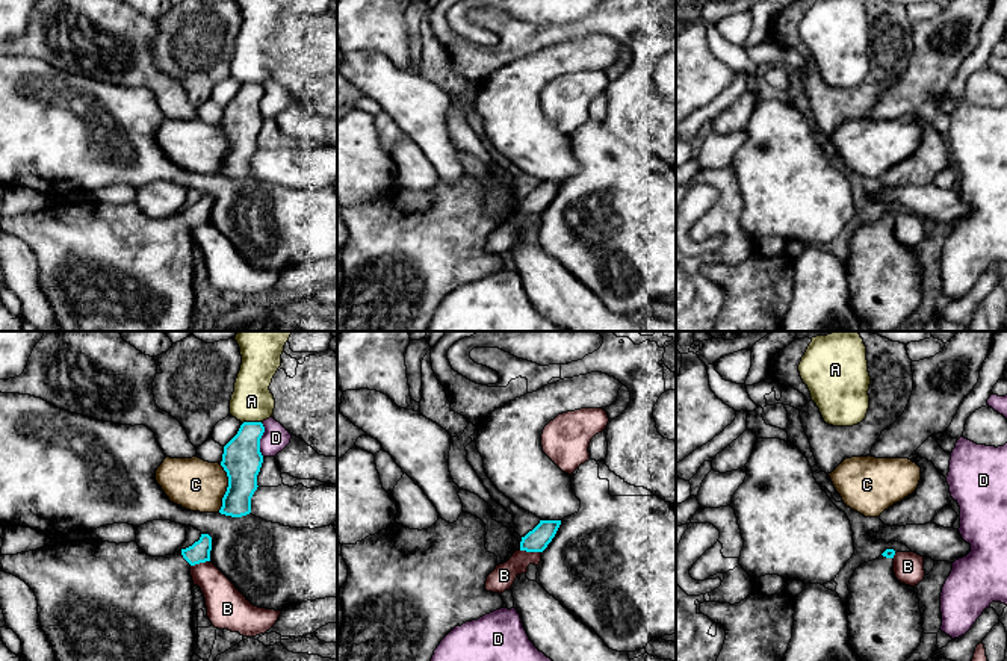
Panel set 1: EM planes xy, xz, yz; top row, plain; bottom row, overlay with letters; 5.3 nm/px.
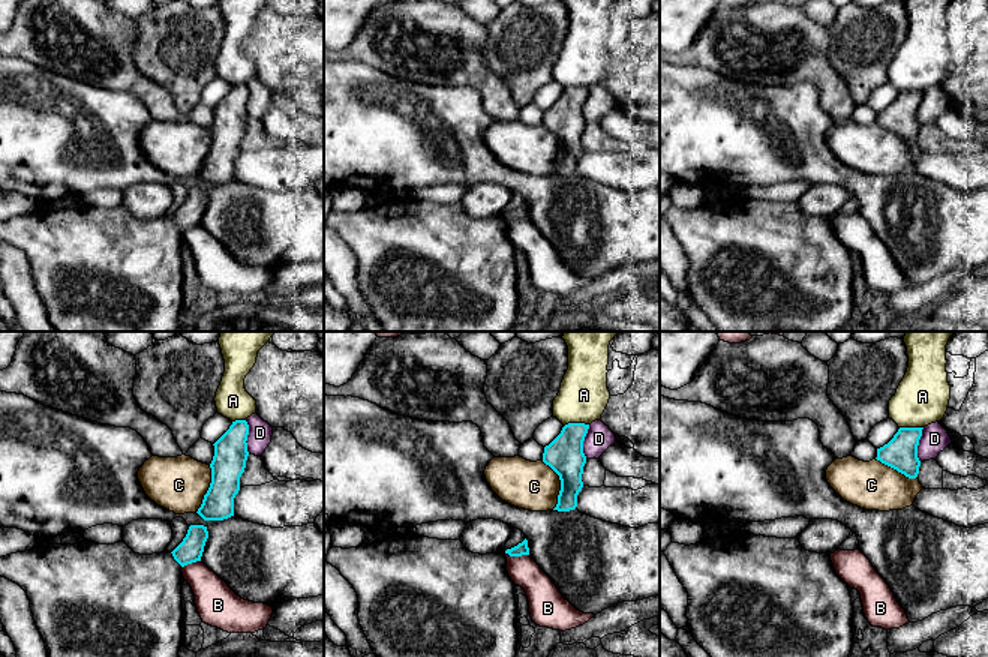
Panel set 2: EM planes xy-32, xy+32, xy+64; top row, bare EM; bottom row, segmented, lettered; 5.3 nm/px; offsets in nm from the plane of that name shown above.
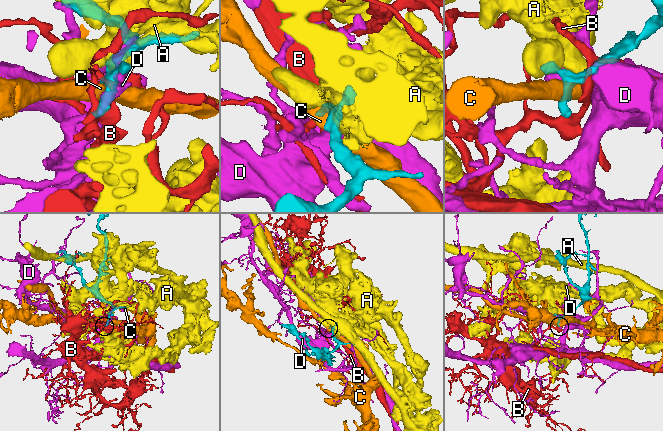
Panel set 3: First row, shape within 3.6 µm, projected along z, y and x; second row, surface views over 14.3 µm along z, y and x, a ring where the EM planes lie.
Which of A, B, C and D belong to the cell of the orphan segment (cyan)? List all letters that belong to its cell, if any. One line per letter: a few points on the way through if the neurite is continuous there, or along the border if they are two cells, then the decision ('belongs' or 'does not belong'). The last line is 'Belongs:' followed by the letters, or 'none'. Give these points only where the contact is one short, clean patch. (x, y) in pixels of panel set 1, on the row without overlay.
A: border xy (262, 83), (242, 85); does not belong
B: border xz (519, 211), (540, 214); does not belong
C: does not belong
D: does not belong
Belongs: none

